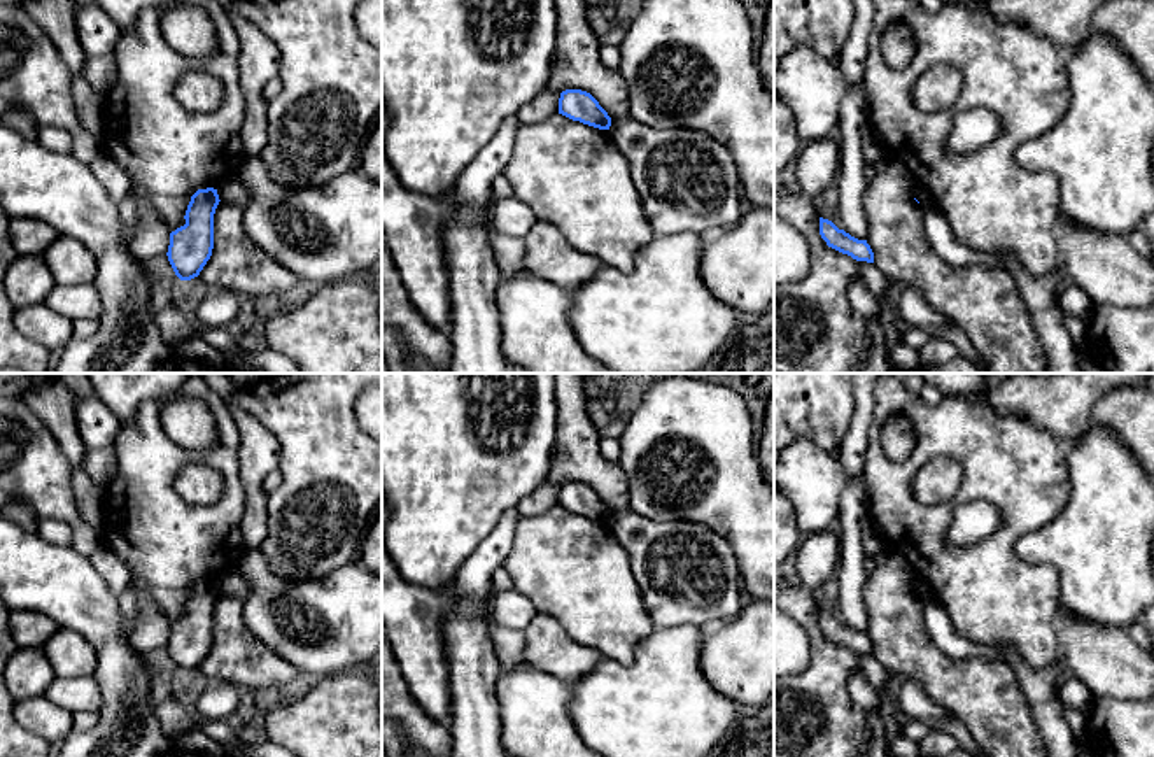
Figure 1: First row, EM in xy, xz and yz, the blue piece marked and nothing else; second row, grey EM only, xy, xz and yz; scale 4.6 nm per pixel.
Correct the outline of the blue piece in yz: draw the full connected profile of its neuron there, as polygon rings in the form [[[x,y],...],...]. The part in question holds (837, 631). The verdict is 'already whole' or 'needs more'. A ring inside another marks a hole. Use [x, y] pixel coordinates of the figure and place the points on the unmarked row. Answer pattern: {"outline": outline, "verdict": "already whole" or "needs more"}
{"outline": [[[820,610],[820,627],[828,640],[851,648],[856,654],[874,655],[874,645],[867,633],[858,633],[839,622],[832,613]]], "verdict": "already whole"}

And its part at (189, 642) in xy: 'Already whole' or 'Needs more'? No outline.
Already whole

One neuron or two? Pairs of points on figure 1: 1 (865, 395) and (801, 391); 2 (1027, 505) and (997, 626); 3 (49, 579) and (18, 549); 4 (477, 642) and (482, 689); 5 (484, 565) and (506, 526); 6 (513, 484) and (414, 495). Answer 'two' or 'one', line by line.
1: two
2: one
3: one
4: one
5: one
6: one

